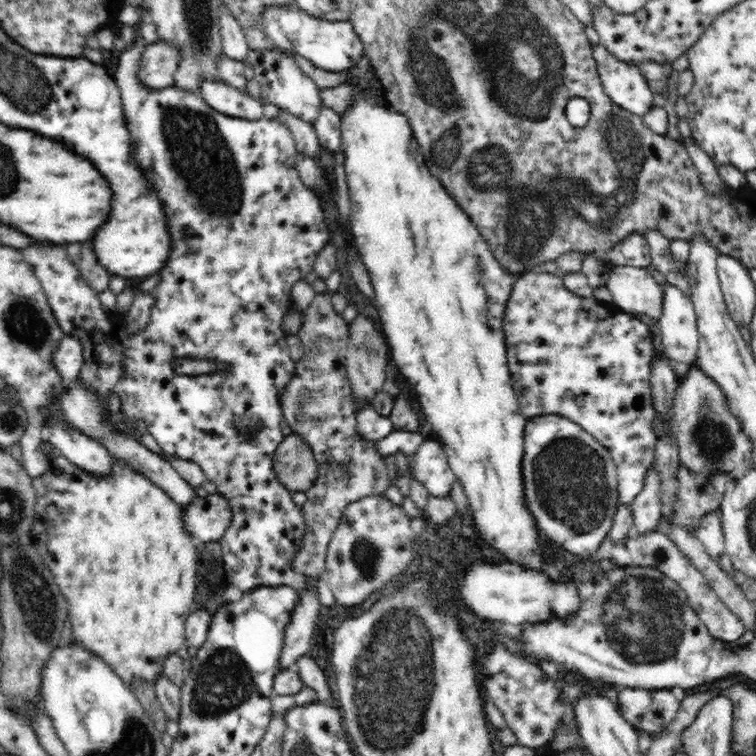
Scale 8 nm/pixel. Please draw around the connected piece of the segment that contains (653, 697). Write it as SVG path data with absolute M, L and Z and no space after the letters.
M619 689L617 706L623 717L637 730L661 733L680 708L671 690Z

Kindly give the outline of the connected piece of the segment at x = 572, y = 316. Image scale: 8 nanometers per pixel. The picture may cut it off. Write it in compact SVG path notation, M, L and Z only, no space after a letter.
M540 268L537 271L522 274L522 276L512 284L510 298L508 298L506 306L504 306L503 331L507 347L508 367L510 375L513 377L513 389L515 390L516 397L518 397L520 406L519 413L528 419L534 419L541 415L558 415L558 417L564 417L568 419L568 421L582 426L584 430L588 431L602 446L605 446L609 450L617 468L619 504L631 505L636 495L640 494L643 488L648 466L652 466L652 462L655 460L657 436L656 433L654 433L654 425L652 424L655 420L656 413L653 408L653 396L649 383L652 373L651 367L653 359L655 358L655 350L650 326L642 322L636 315L625 313L610 305L602 304L594 299L593 296L582 298L572 294L564 286L561 274L553 275Z

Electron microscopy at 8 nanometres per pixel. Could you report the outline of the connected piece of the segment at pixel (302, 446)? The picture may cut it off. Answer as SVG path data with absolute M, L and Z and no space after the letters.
M294 432L286 435L272 454L272 468L280 482L292 493L306 493L312 489L318 476L314 453Z

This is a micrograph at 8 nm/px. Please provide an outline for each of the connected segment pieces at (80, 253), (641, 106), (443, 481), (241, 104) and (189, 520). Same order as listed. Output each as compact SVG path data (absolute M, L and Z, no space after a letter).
M90 242L67 243L64 250L76 263L82 278L98 293L108 290L110 273L99 263Z
M592 43L592 50L608 98L629 113L638 116L646 114L654 106L654 91L650 89L639 66L614 57L602 43Z
M425 440L415 450L410 470L412 477L432 496L450 496L452 485L457 482L449 468L444 447L438 440Z
M204 80L200 84L201 97L220 114L232 118L256 120L262 118L262 103L250 97L244 90L239 90L221 80Z
M217 493L207 495L205 498L196 497L192 502L182 507L183 529L204 543L218 542L232 520L232 511L228 501Z

